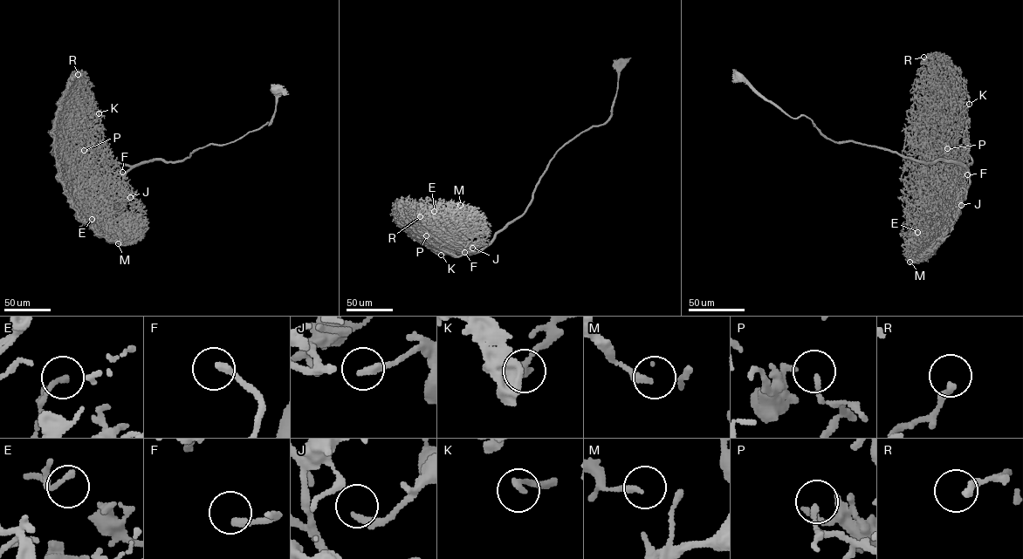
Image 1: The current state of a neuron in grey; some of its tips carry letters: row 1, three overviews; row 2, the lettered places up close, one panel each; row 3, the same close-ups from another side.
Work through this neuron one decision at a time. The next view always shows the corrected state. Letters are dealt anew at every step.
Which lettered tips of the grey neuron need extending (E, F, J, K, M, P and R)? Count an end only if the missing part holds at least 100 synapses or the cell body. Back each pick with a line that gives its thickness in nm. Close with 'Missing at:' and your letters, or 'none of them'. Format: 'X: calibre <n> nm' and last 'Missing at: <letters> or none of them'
Missing at: none of them

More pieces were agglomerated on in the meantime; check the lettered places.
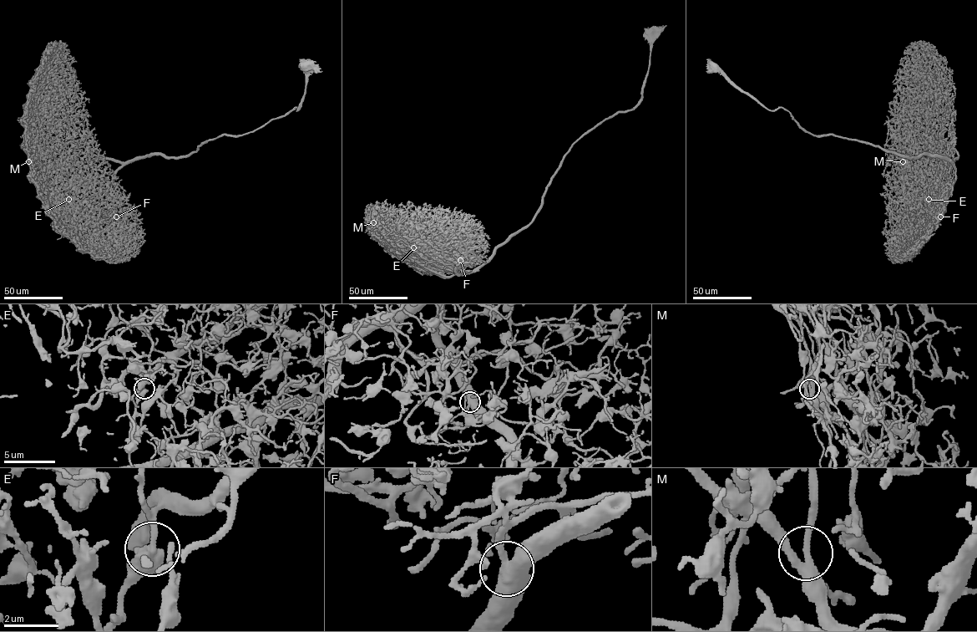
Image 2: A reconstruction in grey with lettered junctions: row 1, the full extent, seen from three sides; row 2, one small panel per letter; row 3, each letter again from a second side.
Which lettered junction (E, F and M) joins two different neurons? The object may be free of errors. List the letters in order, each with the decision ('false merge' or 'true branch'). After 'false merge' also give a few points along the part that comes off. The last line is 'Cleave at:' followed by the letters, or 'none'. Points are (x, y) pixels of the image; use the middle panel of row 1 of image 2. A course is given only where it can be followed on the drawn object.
E: true branch
F: true branch
M: true branch
Cleave at: none

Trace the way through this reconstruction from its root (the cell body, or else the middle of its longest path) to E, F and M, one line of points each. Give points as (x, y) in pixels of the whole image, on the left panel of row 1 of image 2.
E: (308, 65), (298, 110), (242, 135), (209, 140), (184, 156), (135, 158), (110, 181), (96, 180), (68, 199)
F: (308, 65), (298, 110), (242, 135), (209, 140), (184, 156), (145, 155), (125, 163), (111, 189), (115, 216)
M: (308, 65), (298, 110), (242, 135), (209, 140), (186, 155), (72, 165), (35, 150), (28, 160)

